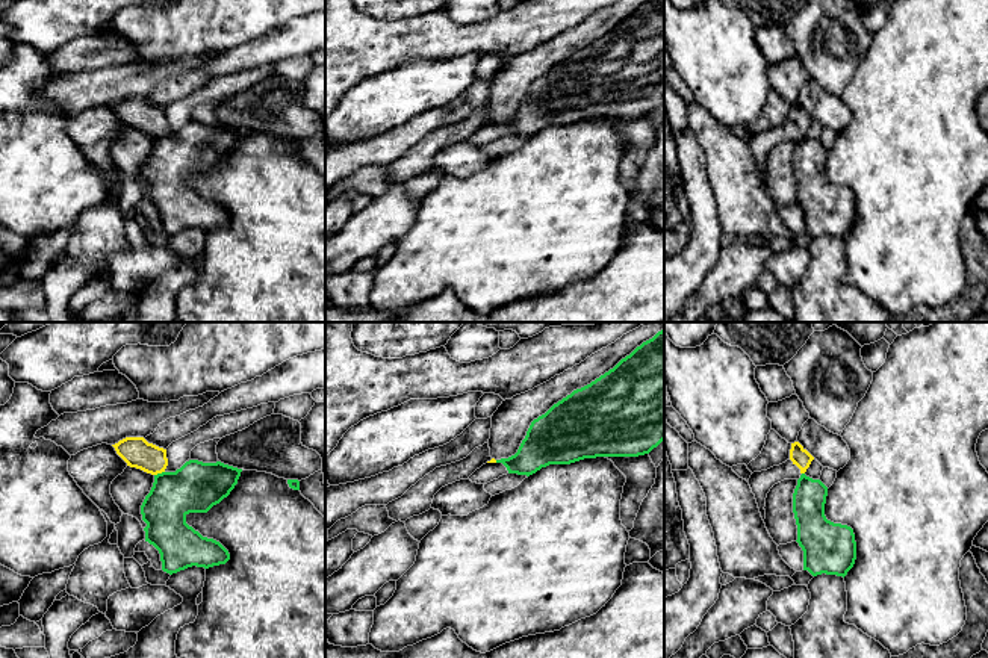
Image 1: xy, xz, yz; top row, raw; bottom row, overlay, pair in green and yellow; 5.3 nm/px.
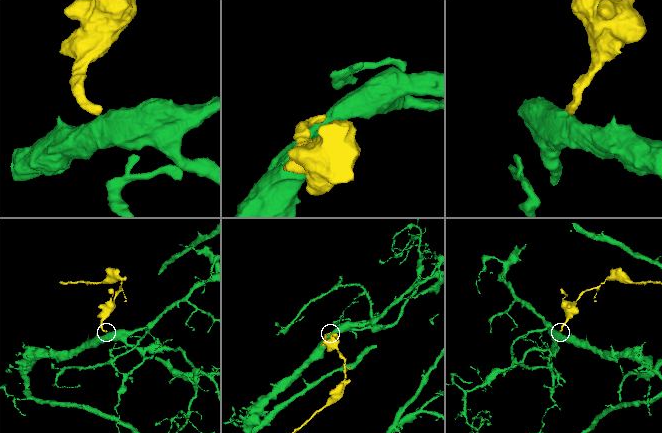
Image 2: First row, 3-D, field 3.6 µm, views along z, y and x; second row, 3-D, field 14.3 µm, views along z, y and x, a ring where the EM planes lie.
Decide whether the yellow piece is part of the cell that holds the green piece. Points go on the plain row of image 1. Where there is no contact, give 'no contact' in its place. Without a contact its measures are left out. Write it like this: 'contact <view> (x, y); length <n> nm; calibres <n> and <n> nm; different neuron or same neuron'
contact xy (159, 135); length 60 nm; calibres 280 and 160 nm; different neuron

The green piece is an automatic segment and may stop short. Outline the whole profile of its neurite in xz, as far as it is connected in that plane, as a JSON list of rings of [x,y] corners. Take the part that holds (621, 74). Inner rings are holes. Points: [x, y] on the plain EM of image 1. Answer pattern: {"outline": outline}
{"outline": [[[649,0],[643,3],[640,8],[637,8],[629,17],[622,20],[613,30],[610,30],[590,45],[573,51],[570,56],[554,65],[545,76],[534,80],[517,113],[508,119],[496,121],[496,124],[502,124],[507,129],[508,135],[530,138],[549,126],[570,126],[584,119],[596,119],[596,118],[645,116],[649,115],[654,109],[657,109],[663,101],[664,101],[664,0]]]}

